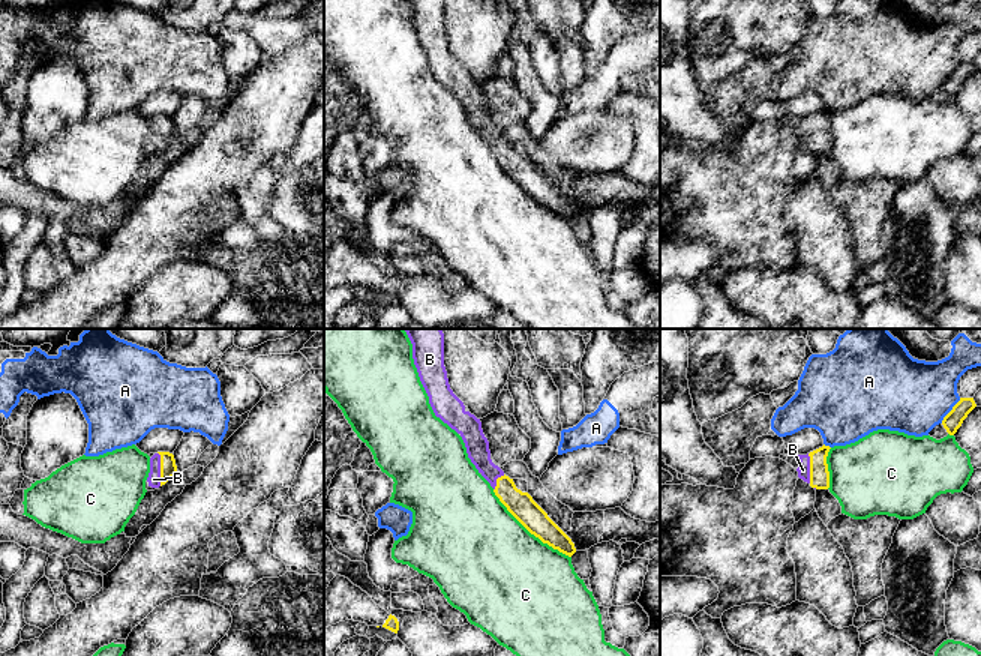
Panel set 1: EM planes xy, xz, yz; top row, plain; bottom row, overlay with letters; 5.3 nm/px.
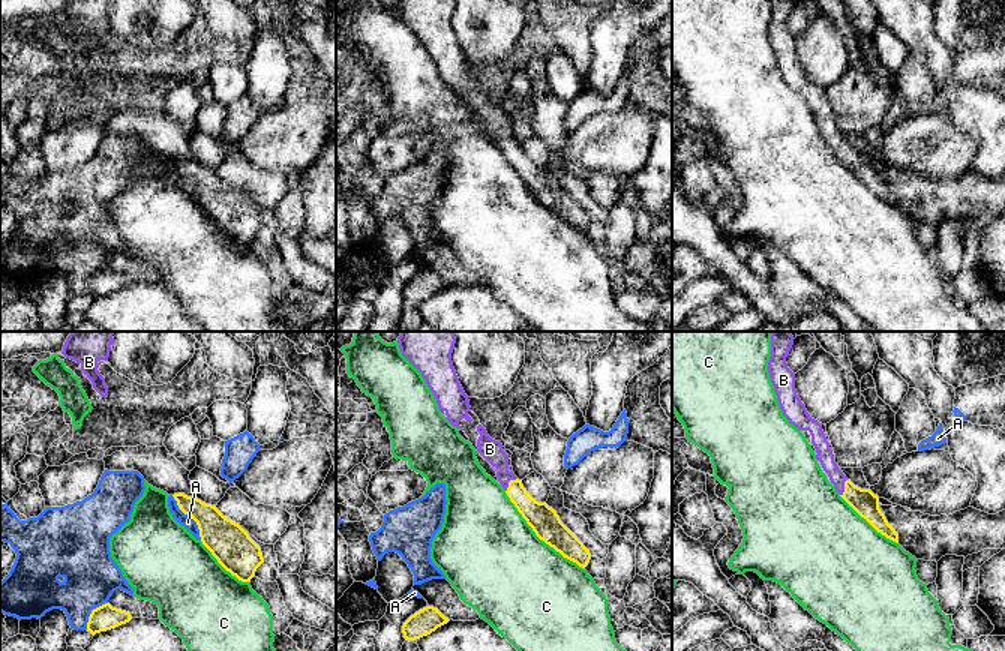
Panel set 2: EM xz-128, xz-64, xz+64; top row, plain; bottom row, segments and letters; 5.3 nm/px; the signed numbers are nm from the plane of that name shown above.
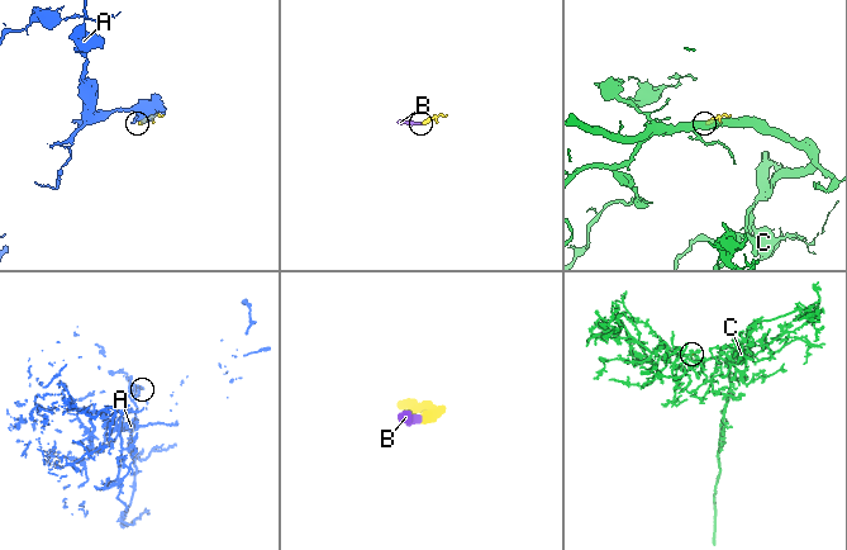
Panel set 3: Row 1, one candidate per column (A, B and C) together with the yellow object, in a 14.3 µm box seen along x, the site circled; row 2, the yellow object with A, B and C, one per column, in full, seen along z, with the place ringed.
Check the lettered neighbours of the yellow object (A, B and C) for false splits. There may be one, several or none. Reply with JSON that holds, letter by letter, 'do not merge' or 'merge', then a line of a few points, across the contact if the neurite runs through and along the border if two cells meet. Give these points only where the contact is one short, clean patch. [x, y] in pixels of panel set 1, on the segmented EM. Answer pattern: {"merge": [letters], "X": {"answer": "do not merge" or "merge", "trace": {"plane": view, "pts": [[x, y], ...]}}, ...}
{"merge": ["B"], "A": {"answer": "do not merge"}, "B": {"answer": "merge", "trace": {"plane": "xy", "pts": [[168, 469], [161, 469], [153, 479]]}}, "C": {"answer": "do not merge"}}

